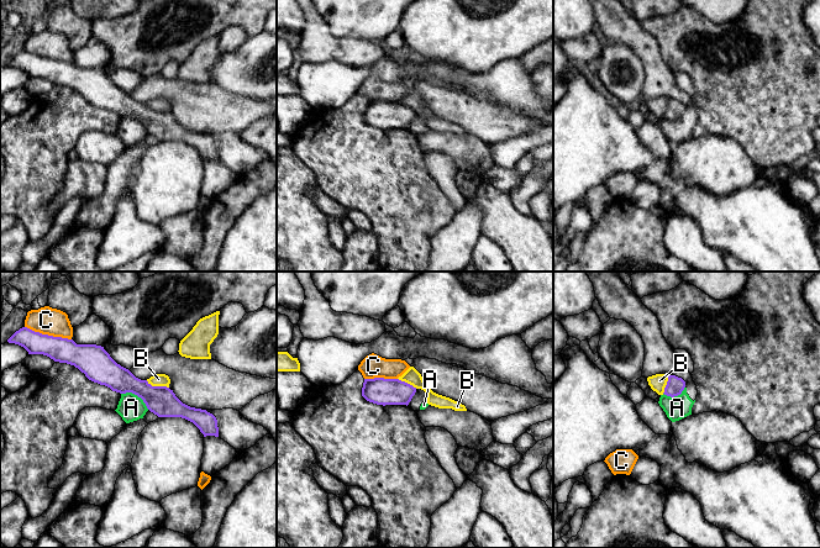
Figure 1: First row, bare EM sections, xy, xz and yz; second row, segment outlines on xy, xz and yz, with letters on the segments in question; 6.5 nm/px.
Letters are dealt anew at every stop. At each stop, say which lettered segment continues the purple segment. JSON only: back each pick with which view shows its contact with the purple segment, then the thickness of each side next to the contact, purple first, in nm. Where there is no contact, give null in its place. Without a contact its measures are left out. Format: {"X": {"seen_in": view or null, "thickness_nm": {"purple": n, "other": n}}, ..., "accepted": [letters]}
{"accepted": []}

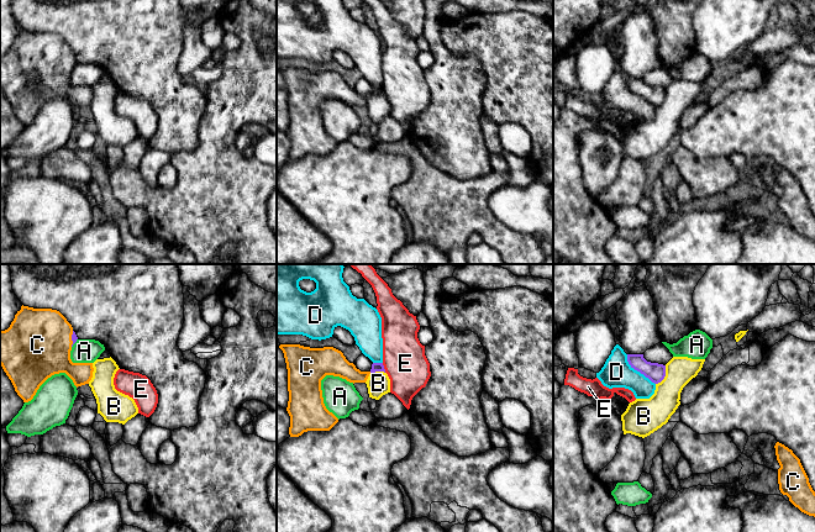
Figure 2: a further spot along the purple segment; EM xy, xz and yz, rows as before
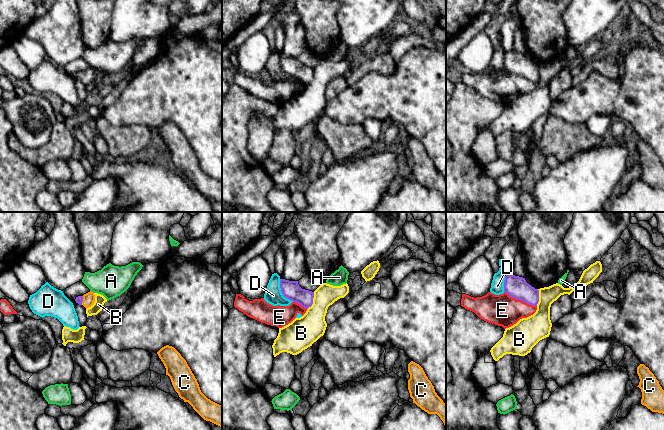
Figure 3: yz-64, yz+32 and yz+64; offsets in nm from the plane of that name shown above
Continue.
{"C": {"seen_in": "xy", "thickness_nm": {"purple": 40, "other": 440}}, "accepted": ["C"]}

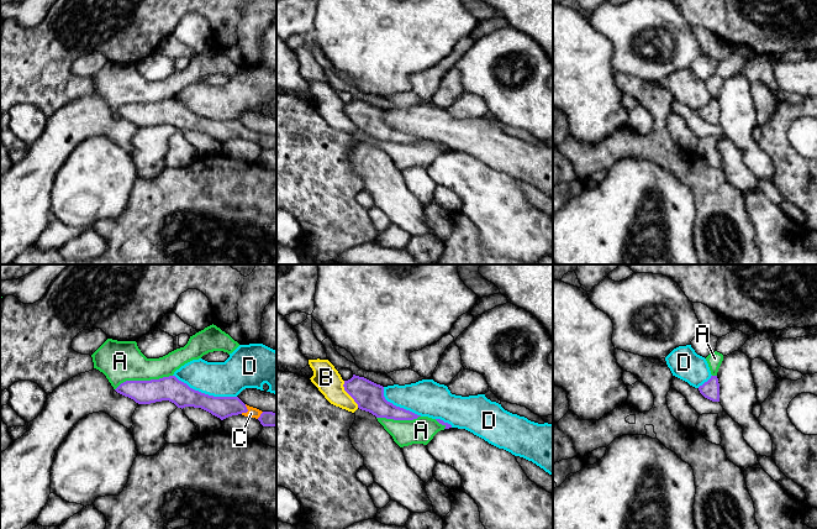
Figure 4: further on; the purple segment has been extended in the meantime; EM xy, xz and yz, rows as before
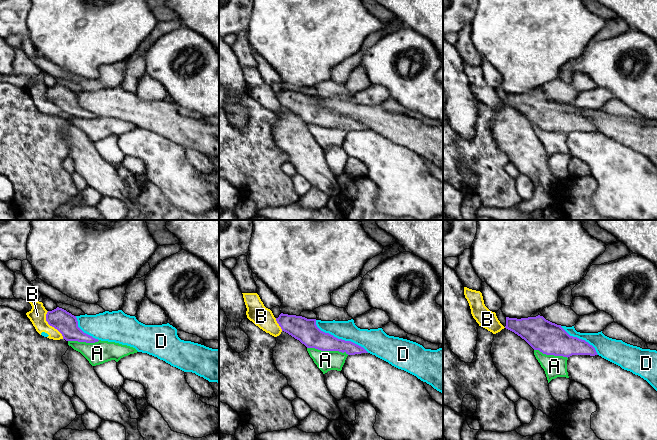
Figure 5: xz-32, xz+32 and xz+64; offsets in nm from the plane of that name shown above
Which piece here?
{"C": {"seen_in": "xy", "thickness_nm": {"purple": 140, "other": 70}}, "accepted": ["C"]}

